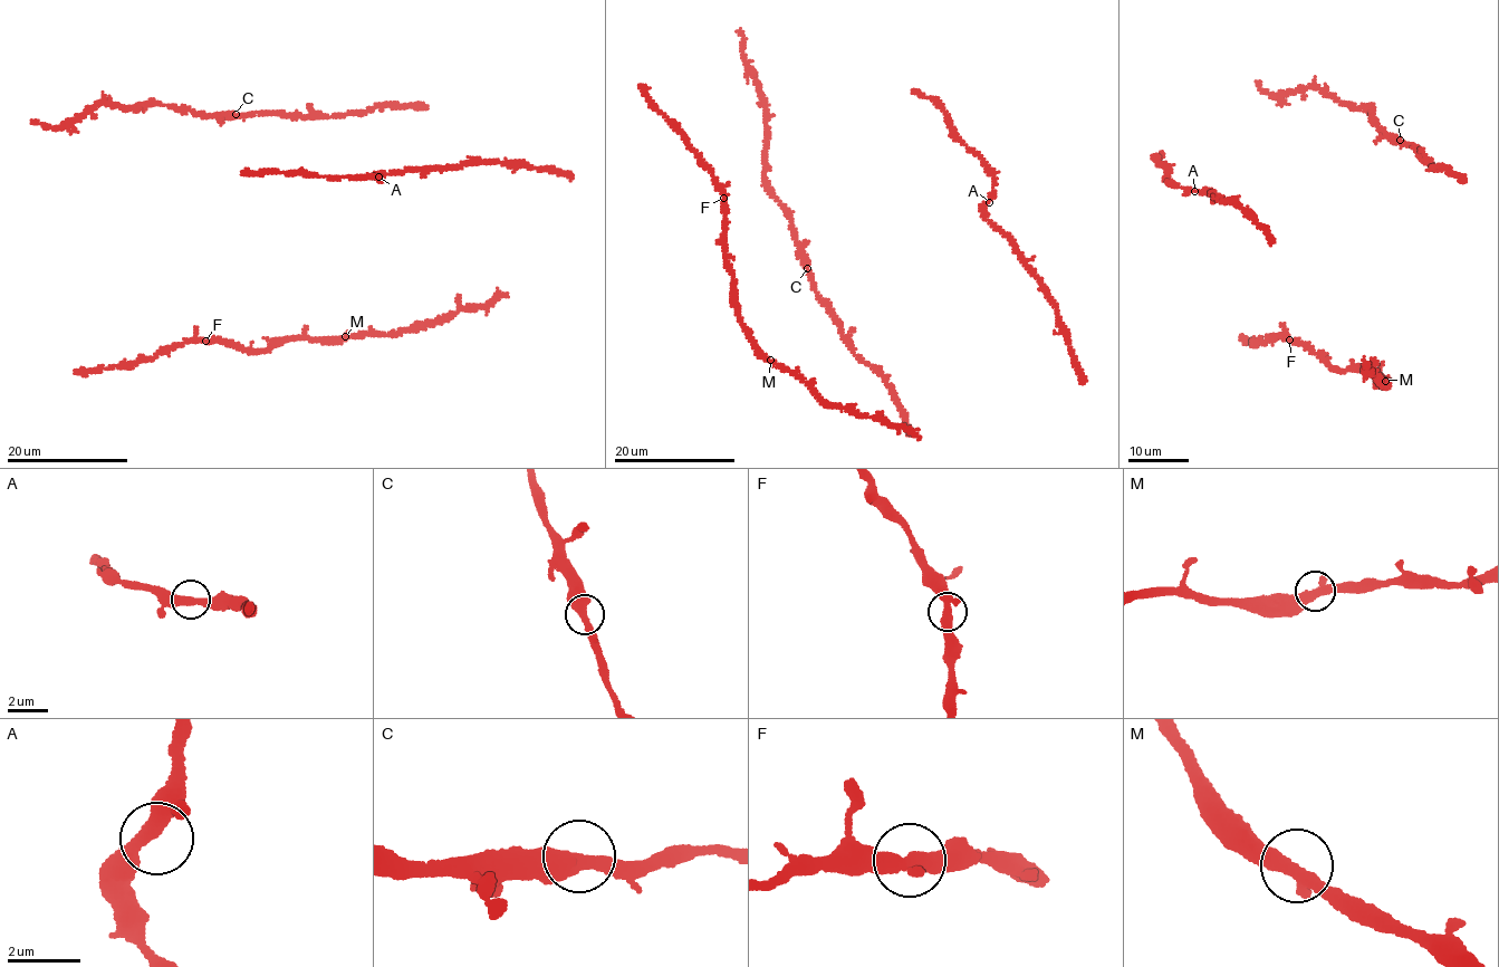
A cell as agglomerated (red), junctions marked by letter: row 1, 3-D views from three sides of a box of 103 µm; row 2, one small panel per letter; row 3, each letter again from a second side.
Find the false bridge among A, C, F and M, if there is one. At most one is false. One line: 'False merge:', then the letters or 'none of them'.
False merge: none of them

